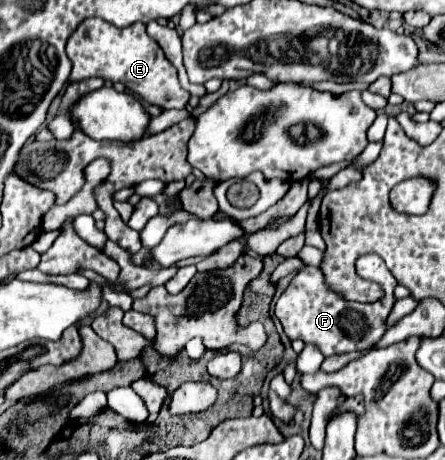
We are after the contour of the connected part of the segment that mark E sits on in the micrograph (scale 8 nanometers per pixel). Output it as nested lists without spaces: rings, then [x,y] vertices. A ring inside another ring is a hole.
[[[85,19],[77,31],[67,41],[67,55],[73,61],[73,71],[69,81],[81,81],[89,77],[113,79],[113,83],[123,83],[127,91],[135,93],[139,99],[169,109],[185,109],[189,103],[189,93],[179,87],[178,72],[165,57],[163,49],[153,41],[143,23],[133,23],[129,27],[113,27],[103,19]]]

